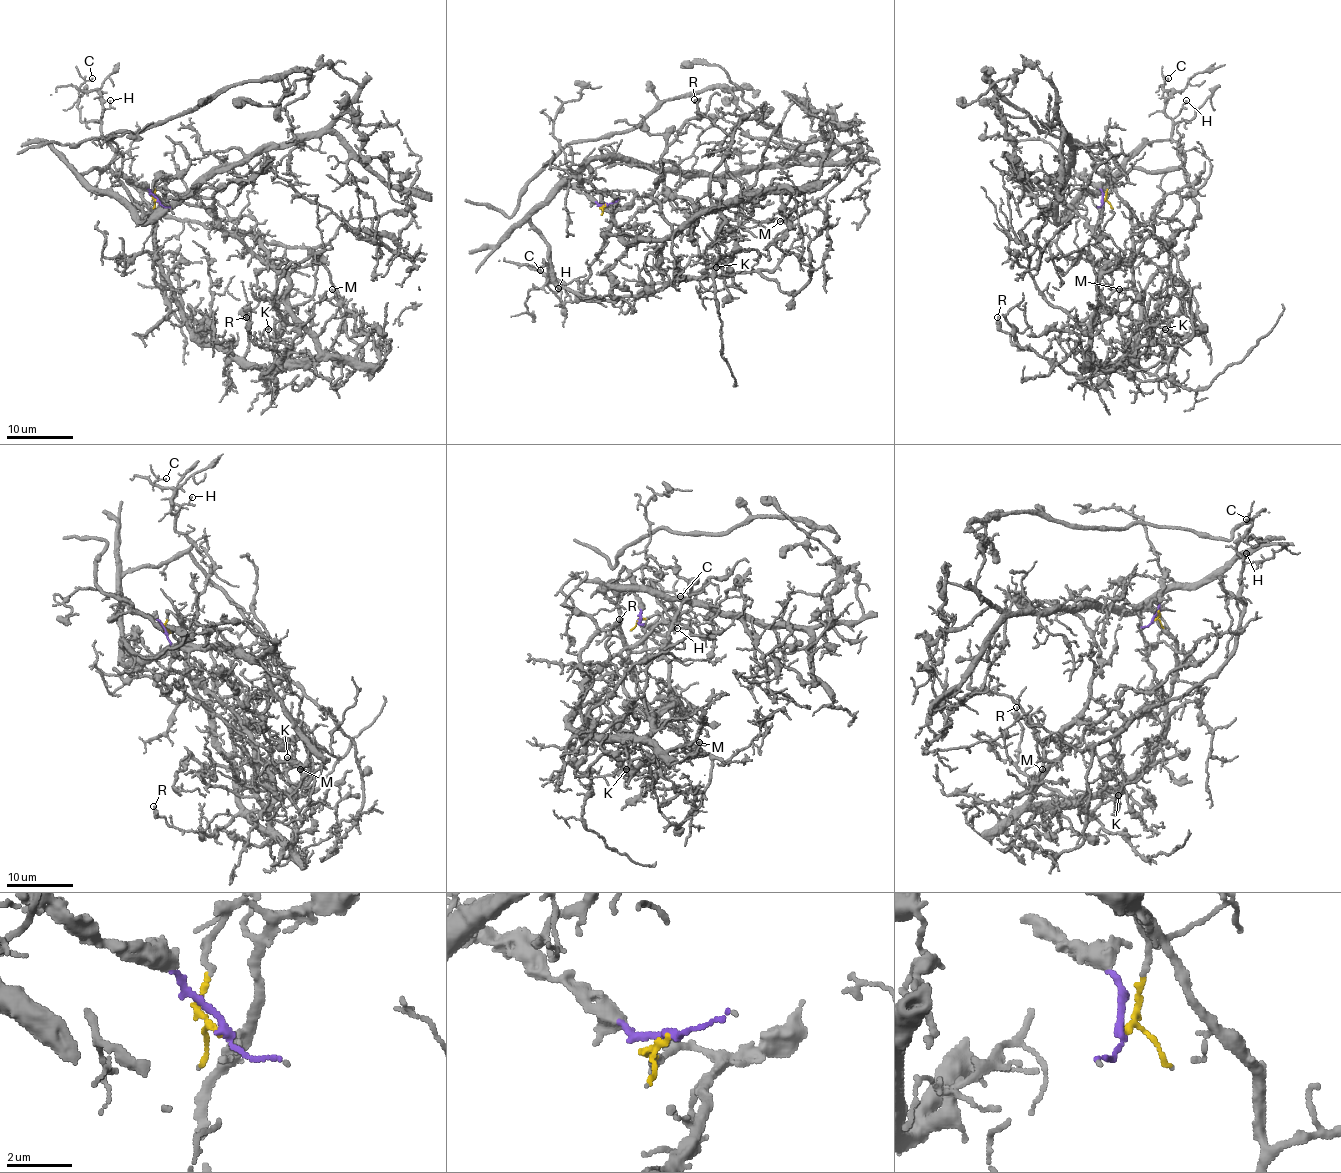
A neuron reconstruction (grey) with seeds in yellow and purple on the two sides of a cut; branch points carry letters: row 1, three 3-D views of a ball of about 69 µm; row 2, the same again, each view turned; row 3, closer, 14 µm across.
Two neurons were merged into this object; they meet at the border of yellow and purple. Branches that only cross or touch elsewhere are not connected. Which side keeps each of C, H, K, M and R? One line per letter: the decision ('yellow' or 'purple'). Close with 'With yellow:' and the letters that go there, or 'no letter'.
C: purple
H: purple
K: yellow
M: yellow
R: yellow
With yellow: K, M, R

